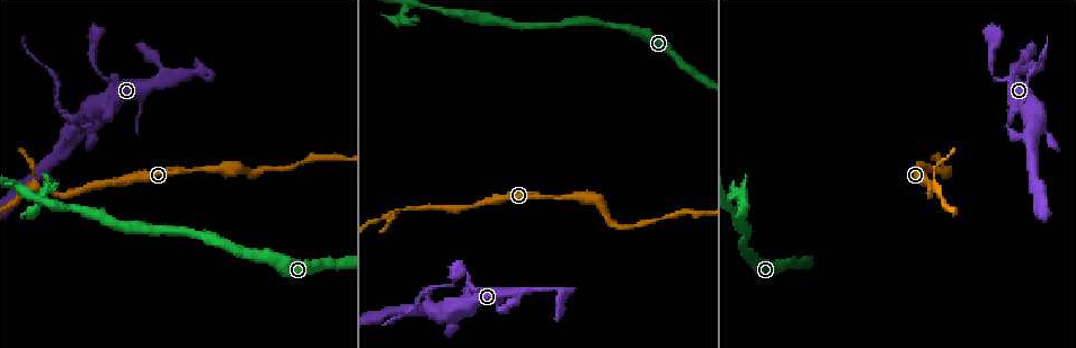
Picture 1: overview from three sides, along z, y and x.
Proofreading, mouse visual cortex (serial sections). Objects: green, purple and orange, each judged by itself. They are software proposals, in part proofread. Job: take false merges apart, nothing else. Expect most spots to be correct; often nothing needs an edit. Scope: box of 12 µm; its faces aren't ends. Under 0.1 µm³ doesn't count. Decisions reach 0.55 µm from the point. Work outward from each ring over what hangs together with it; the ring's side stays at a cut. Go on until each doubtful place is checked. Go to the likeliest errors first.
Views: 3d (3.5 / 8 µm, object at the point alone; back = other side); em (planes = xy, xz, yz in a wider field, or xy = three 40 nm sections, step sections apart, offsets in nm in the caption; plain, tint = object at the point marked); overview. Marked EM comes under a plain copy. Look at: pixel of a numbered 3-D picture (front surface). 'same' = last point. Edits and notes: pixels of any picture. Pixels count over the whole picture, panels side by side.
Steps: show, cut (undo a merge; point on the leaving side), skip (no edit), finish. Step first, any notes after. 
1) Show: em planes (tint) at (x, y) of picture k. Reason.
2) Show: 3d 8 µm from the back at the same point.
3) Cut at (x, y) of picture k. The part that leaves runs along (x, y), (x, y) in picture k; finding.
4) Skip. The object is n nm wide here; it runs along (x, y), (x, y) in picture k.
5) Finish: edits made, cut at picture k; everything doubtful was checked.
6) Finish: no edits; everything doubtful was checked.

Show: 3d 3.5 µm at (40, 187) of picture 1. Narrows sharply.

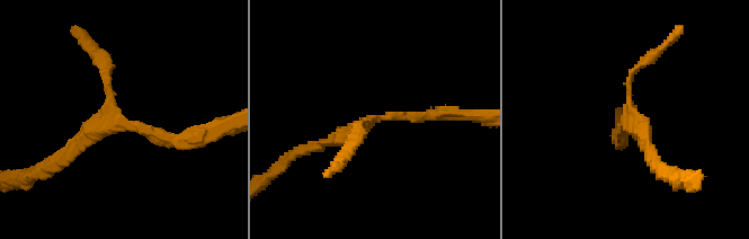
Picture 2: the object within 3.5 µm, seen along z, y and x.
Show: em planes (tint) at (378, 119) of picture 2. Now the EM.

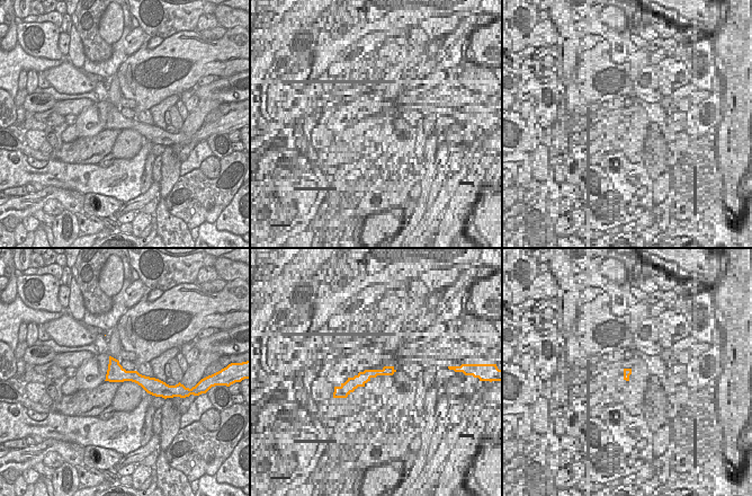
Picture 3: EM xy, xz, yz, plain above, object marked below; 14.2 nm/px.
Skip. It runs along (452, 113), (372, 118), (320, 144) in picture 2; continuous, no second cell.

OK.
Show: 3d 3.5 µm at (65, 134) of picture 1. Three arms meet.

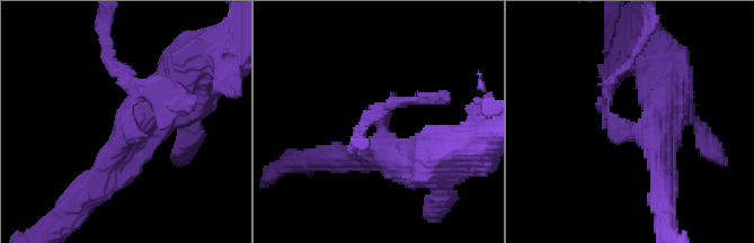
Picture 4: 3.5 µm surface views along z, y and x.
Show: em planes (tint) at (651, 124) of picture 4. 3 arms meet here; the arms are 100, 300, 600 nm wide.

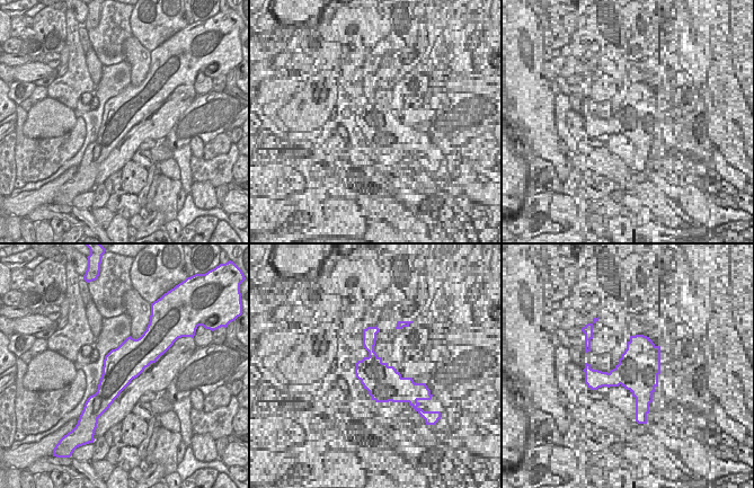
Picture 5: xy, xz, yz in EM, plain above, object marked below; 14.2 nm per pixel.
Skip. It runs along (185, 73), (91, 187) in picture 4; one cell here.

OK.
Show: 3d 3.5 µm from the back at (738, 194) of picture 1. Sharp bend.

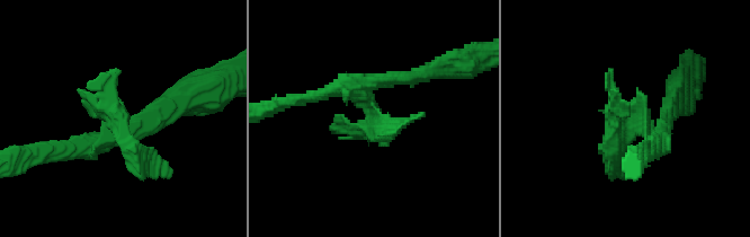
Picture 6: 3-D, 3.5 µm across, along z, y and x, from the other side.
Show: em xy step 3 (tint) at (123, 122) of picture 6. Need the tissue.

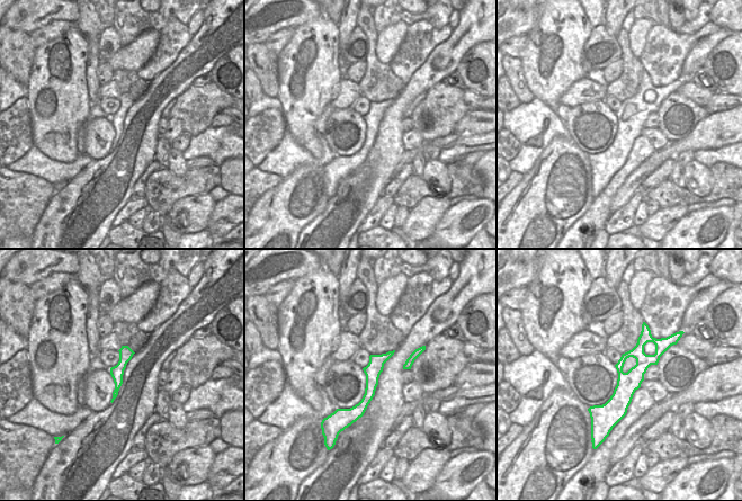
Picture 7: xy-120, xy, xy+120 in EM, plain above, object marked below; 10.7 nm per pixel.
Show: em xy step 2 (tint) at the same point. Another direction.

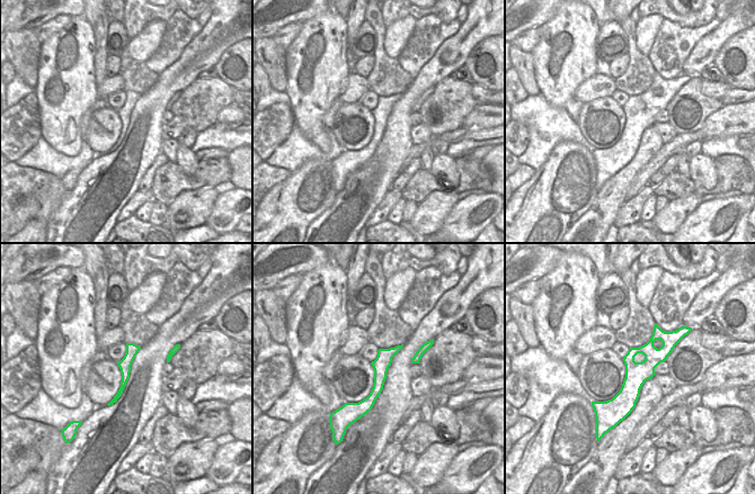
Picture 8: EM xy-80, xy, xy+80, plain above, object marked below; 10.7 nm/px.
Skip. One cell here.

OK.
Show: 3d 8 µm from the back at (196, 72) of picture 1. A narrow waist.

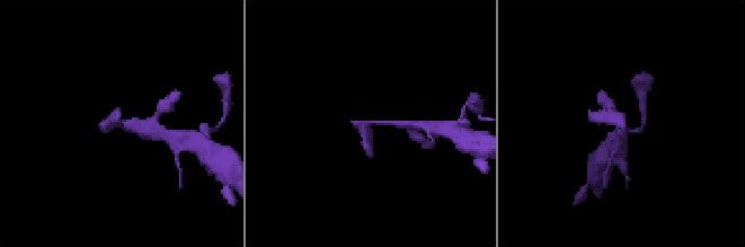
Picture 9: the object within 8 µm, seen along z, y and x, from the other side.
Show: em xy step 1 (tint) at (119, 123) of picture 9. Need the tissue.

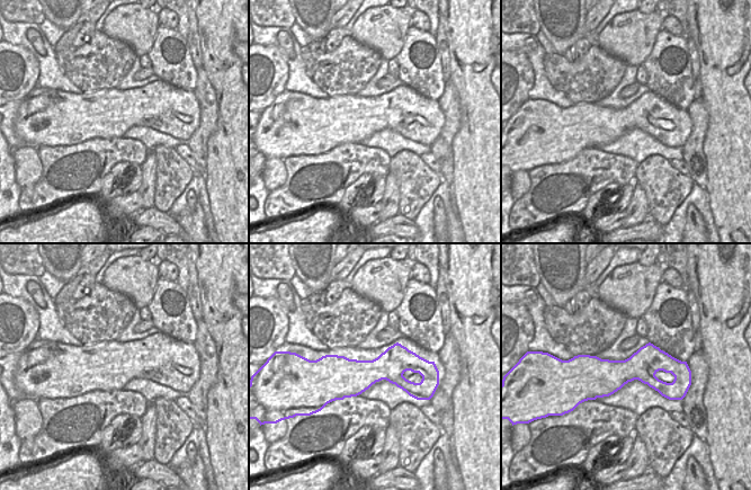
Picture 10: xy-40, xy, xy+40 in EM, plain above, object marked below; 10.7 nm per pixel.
Skip. The object is 360 nm wide here; it runs along (406, 125), (367, 122), (367, 149) in picture 9; continuous, no second cell.

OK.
Finish: no edits; everything doubtful was checked.

